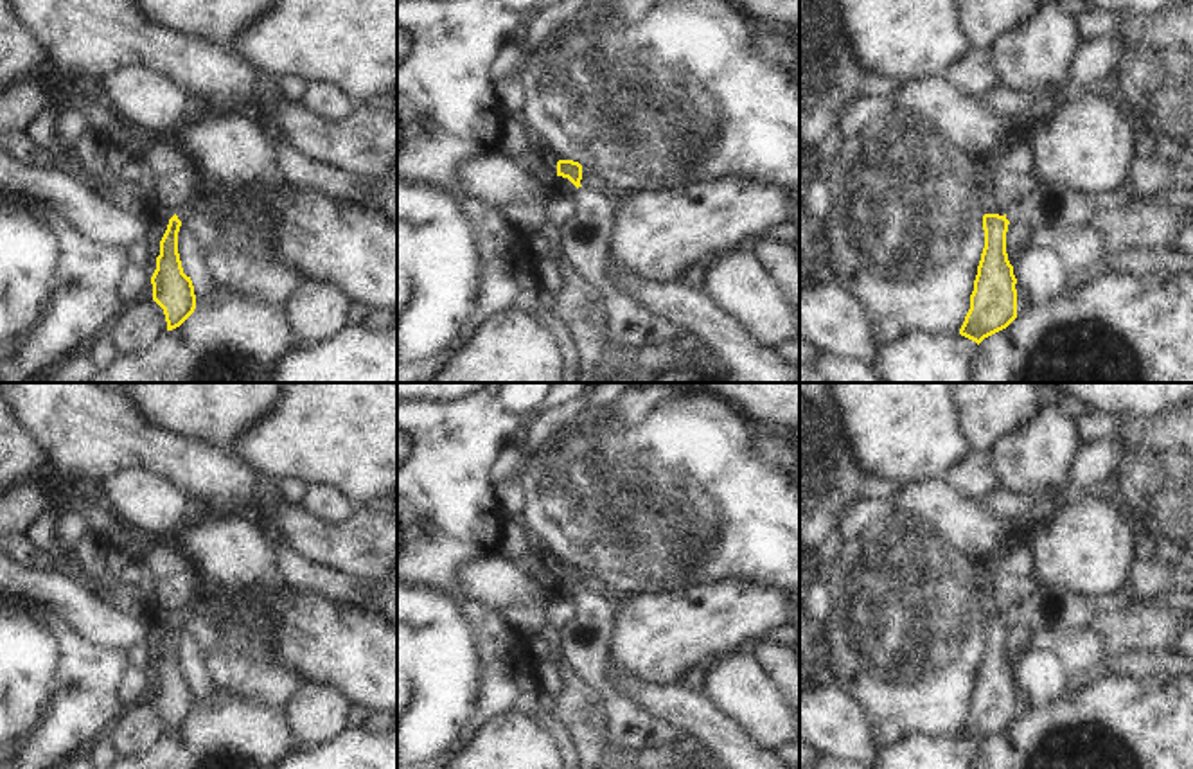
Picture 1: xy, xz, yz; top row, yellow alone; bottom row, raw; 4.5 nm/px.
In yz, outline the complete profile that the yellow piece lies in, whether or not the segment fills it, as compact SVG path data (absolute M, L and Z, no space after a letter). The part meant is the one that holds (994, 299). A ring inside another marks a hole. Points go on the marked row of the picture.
M1040 181L1035 192L1013 203L1003 216L985 214L985 248L970 295L970 309L959 334L977 345L1006 329L1017 318L1017 278L1006 253L1008 225L1026 221L1035 226L1089 226L1098 208L1096 196L1062 183Z

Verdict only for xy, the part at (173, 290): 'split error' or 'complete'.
split error

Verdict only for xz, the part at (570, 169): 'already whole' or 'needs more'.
needs more

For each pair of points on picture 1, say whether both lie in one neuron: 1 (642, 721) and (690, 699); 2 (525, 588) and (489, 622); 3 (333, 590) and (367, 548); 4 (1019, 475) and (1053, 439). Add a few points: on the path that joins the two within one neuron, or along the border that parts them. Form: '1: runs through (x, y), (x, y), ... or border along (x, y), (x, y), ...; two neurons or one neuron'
1: border along (620, 692), (681, 726), (690, 741); two neurons
2: border along (477, 601), (498, 611); two neurons
3: border along (308, 557), (374, 581); two neurons
4: runs through (1026, 466), (1044, 448); one neuron

